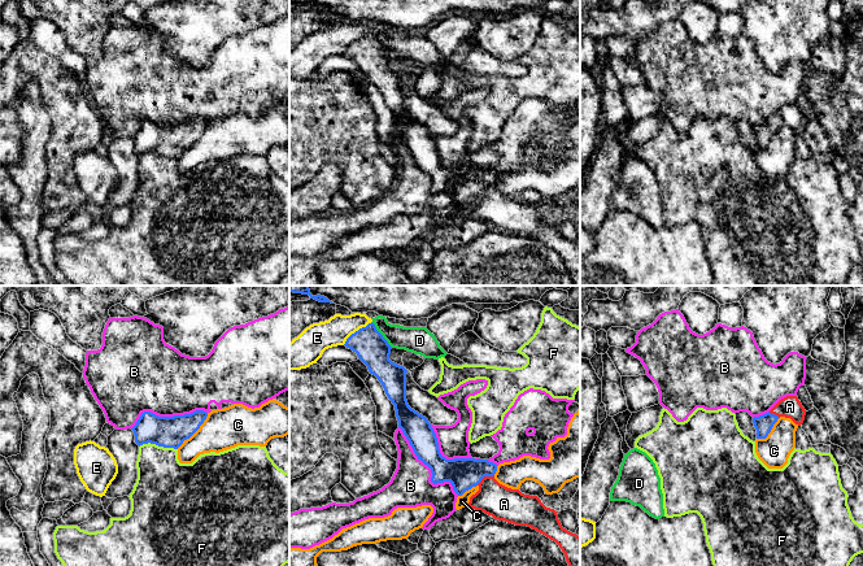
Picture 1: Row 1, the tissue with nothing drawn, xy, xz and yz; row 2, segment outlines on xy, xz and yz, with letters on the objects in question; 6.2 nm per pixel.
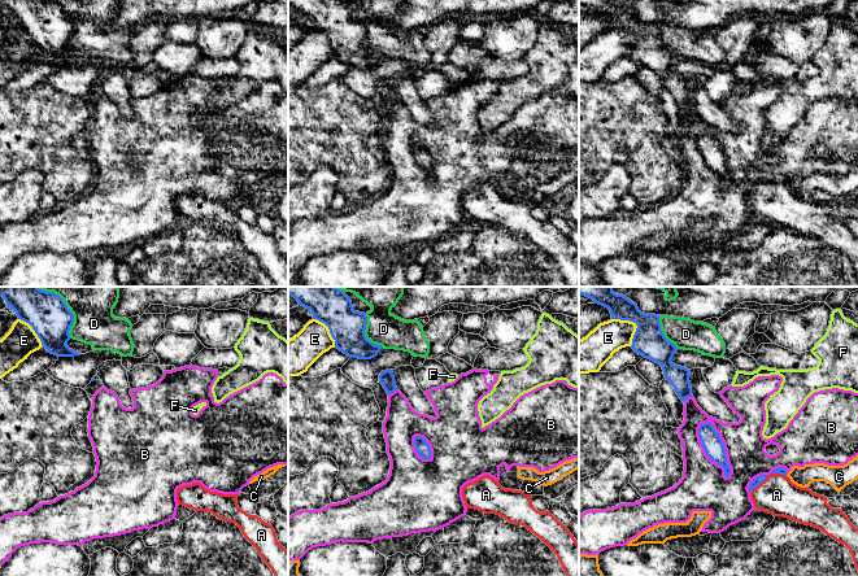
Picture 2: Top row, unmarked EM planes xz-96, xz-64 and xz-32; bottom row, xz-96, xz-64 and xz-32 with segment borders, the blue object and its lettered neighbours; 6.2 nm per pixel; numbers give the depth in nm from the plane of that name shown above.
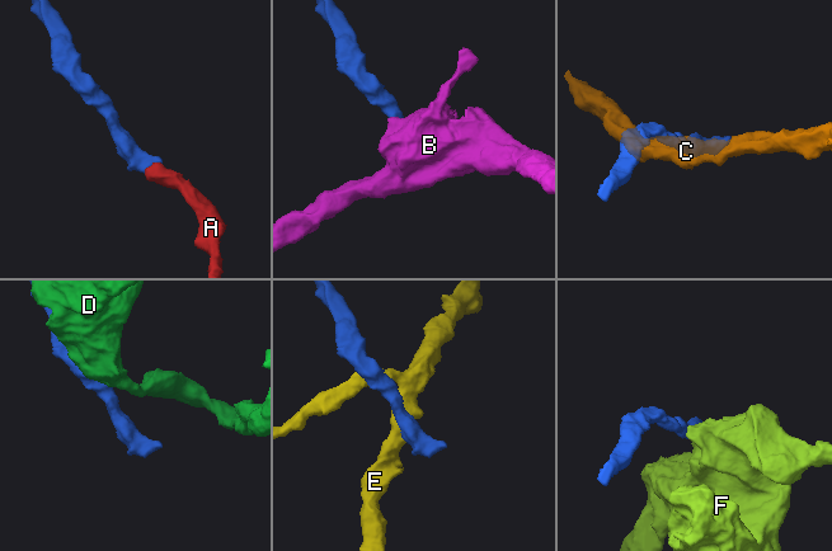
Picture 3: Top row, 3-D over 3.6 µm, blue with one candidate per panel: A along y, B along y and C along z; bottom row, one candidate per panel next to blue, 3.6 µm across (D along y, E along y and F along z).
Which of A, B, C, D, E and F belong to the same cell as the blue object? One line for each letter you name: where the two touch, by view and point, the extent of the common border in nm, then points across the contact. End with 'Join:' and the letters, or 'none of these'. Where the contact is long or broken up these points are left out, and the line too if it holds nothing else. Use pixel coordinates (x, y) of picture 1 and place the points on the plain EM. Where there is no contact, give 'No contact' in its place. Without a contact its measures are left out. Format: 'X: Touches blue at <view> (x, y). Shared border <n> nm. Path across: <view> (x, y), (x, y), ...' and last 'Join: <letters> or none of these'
A: Touches blue at xz (483, 186). Shared border 140 nm. Path across: xz (463, 183), (483, 186), (489, 199), (504, 213)
Join: A

